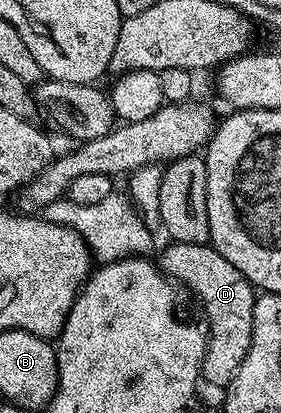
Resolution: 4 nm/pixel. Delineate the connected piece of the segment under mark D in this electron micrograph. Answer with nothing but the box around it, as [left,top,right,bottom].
[158,241,257,389]

